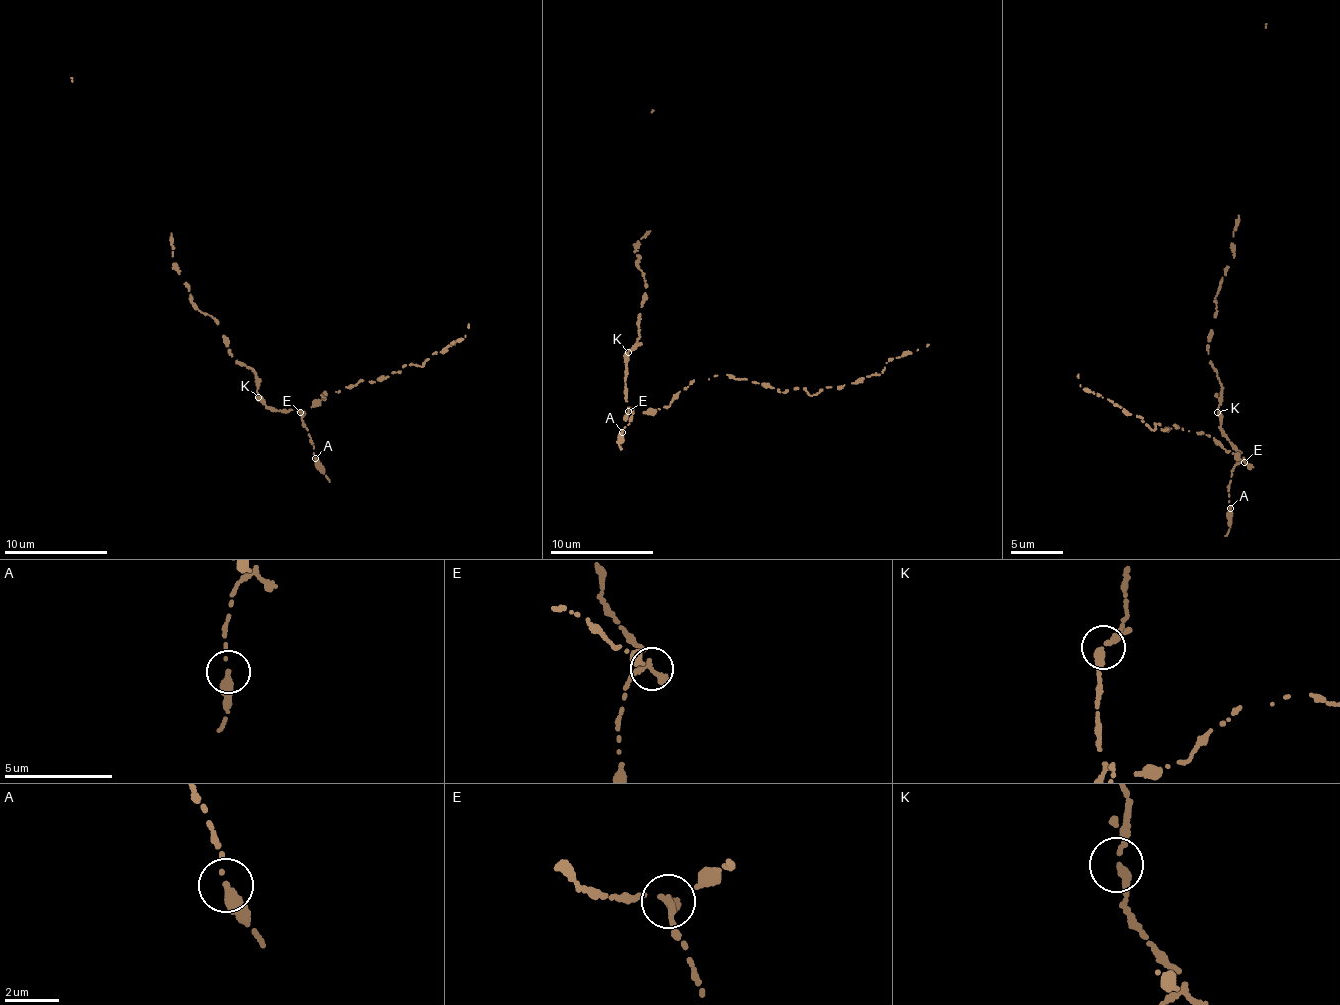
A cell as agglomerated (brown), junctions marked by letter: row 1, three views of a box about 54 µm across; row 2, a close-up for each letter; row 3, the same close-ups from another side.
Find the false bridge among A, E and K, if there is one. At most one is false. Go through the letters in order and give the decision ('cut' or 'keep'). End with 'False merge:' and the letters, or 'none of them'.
A: keep
E: cut
K: keep
False merge: E

